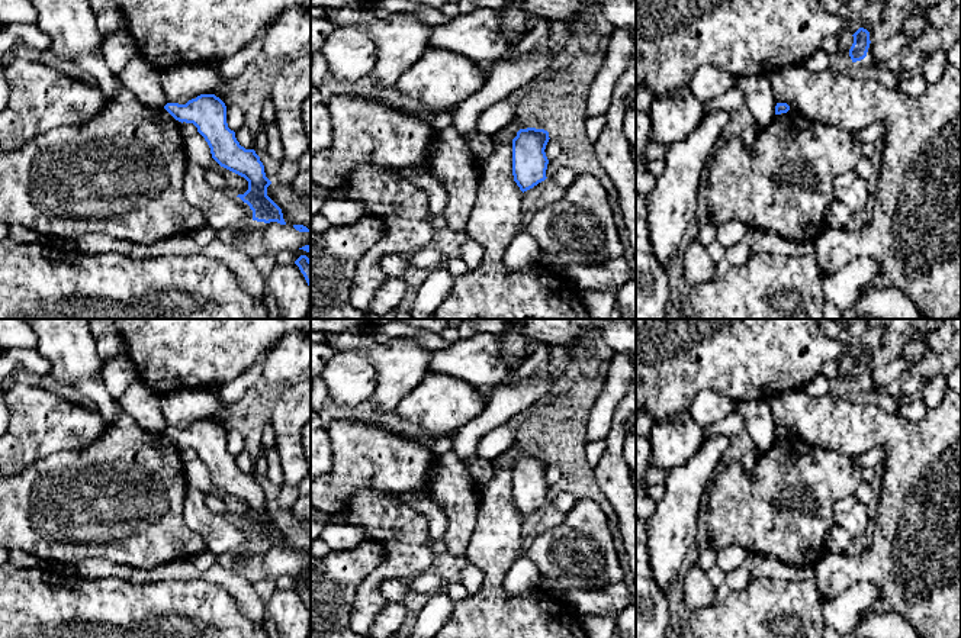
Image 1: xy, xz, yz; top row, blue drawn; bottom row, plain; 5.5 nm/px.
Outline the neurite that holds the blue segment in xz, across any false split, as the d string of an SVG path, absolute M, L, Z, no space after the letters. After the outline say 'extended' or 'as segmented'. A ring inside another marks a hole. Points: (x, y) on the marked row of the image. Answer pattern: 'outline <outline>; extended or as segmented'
outline M536 128L520 129L517 136L512 139L512 175L523 193L547 178L546 170L549 160L544 149L549 139L547 130Z; as segmented

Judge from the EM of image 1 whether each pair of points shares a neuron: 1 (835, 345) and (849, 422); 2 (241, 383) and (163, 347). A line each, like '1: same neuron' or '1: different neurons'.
1: different neurons
2: different neurons

